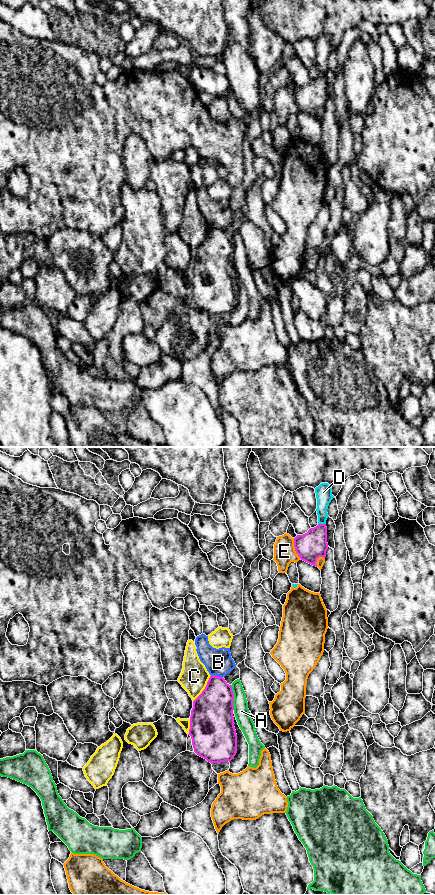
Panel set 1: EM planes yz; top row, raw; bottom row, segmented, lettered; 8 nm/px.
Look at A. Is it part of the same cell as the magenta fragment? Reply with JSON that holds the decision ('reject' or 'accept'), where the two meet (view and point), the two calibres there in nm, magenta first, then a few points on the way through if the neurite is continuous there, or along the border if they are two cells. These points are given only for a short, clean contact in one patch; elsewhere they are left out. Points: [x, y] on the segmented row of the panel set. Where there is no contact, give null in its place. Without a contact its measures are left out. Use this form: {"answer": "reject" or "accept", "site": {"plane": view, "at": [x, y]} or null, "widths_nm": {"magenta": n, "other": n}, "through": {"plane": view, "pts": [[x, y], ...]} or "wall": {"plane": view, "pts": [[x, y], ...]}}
{"answer": "reject", "site": {"plane": "yz", "at": [233, 697]}, "widths_nm": {"magenta": 340, "other": 120}, "wall": {"plane": "yz", "pts": [[230, 685], [233, 691], [234, 709]]}}

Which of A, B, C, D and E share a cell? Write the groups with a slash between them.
A / B / C / D / E

